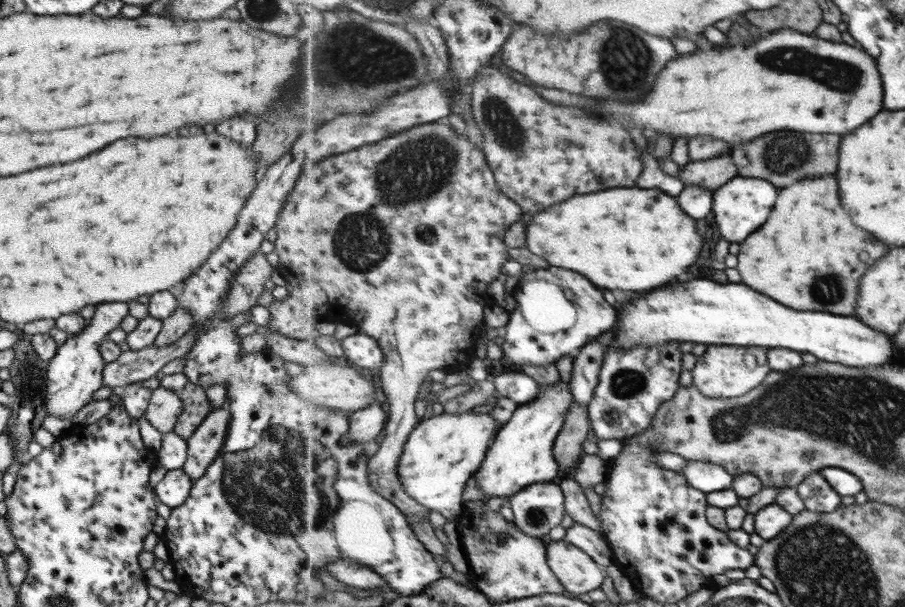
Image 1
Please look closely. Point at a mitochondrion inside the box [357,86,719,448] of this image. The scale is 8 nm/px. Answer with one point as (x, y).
(496, 113)

